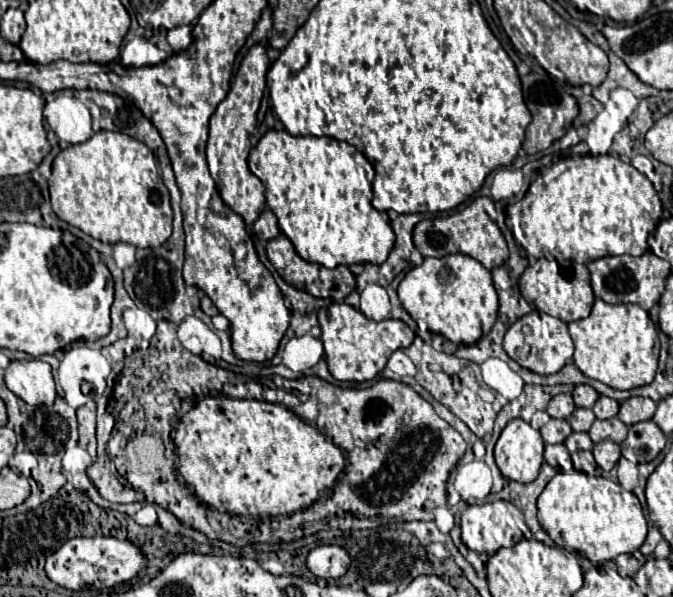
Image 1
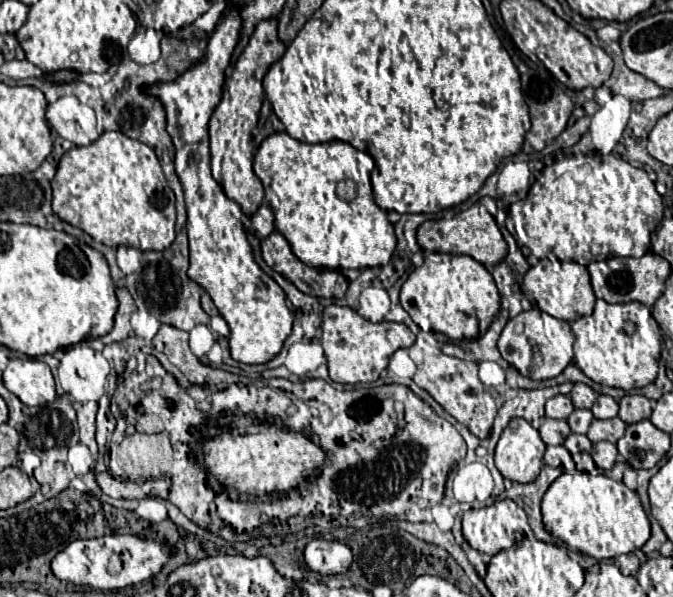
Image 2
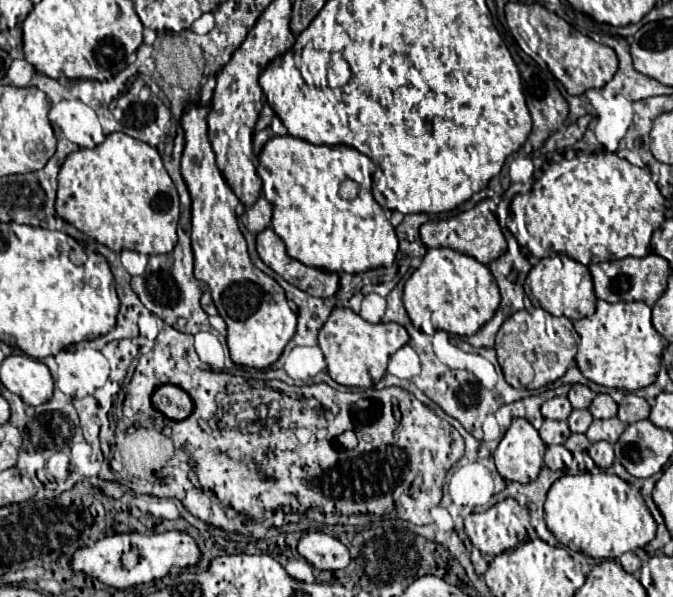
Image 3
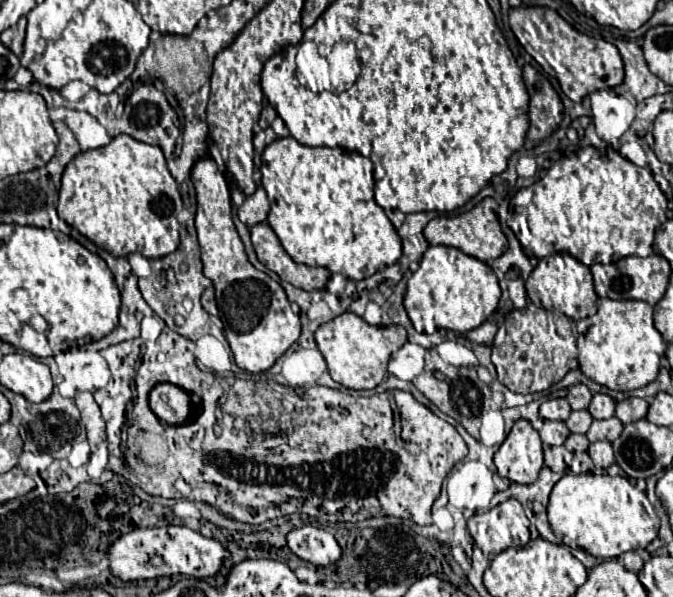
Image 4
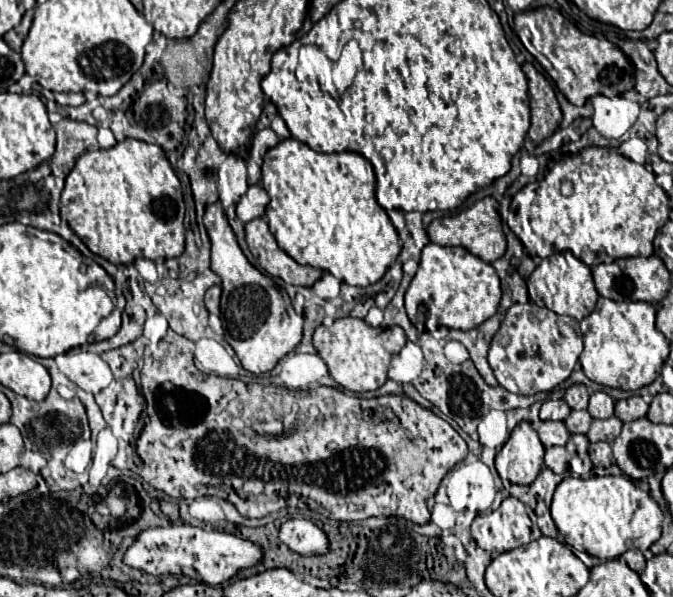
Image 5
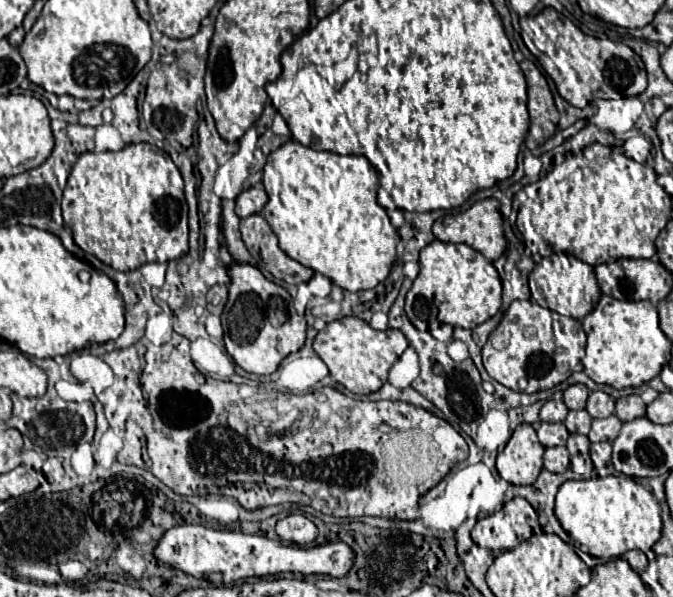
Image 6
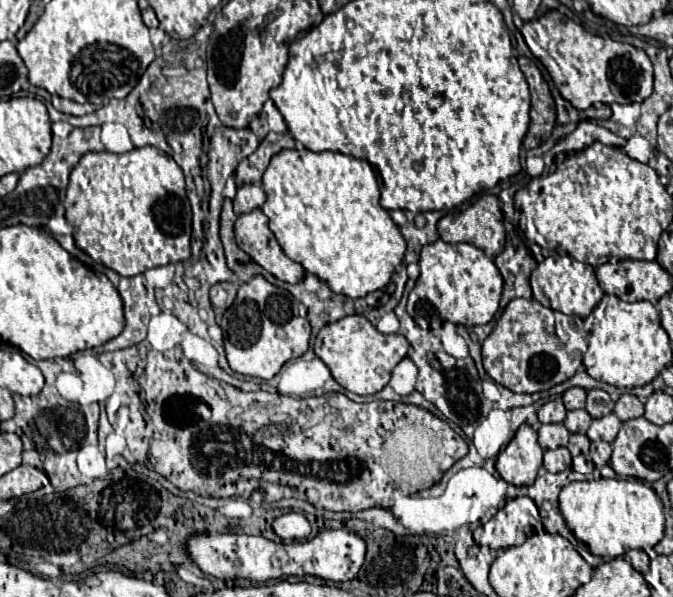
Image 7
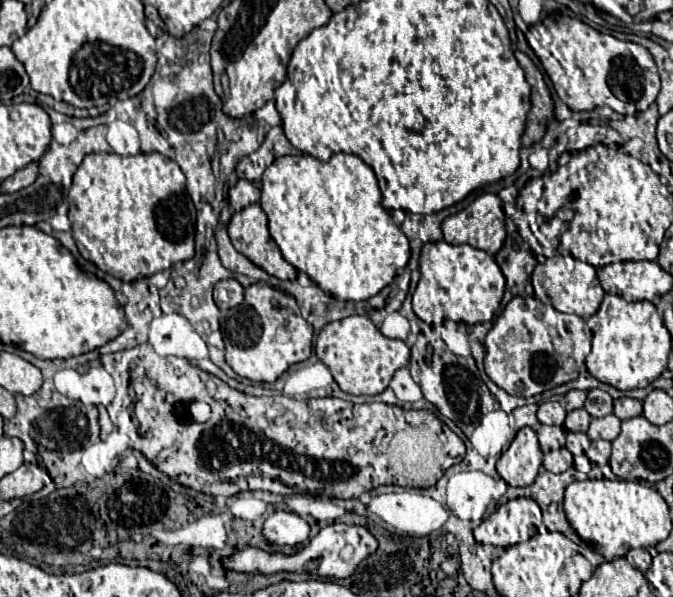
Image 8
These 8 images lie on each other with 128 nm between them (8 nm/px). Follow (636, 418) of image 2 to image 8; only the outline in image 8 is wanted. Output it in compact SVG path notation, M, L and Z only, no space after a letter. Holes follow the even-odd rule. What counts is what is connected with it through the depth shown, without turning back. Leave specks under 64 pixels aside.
M618 398L614 400L614 414L620 420L642 416L642 402L636 398Z

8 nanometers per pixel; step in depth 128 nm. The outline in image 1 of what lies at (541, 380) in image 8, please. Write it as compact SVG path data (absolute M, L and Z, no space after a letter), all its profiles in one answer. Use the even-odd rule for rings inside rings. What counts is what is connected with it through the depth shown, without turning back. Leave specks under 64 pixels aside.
M532 310L530 314L518 318L504 336L504 350L506 354L518 362L520 366L536 372L536 374L556 374L574 354L574 344L568 334L568 324L552 318L548 314L538 314L538 310Z

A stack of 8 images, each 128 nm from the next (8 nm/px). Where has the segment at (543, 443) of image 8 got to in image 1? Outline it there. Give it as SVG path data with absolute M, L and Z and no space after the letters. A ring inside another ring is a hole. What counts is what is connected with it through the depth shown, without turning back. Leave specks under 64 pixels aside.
M550 418L550 422L540 428L540 434L542 434L546 444L560 444L572 434L572 428L570 428L570 424L566 420Z

